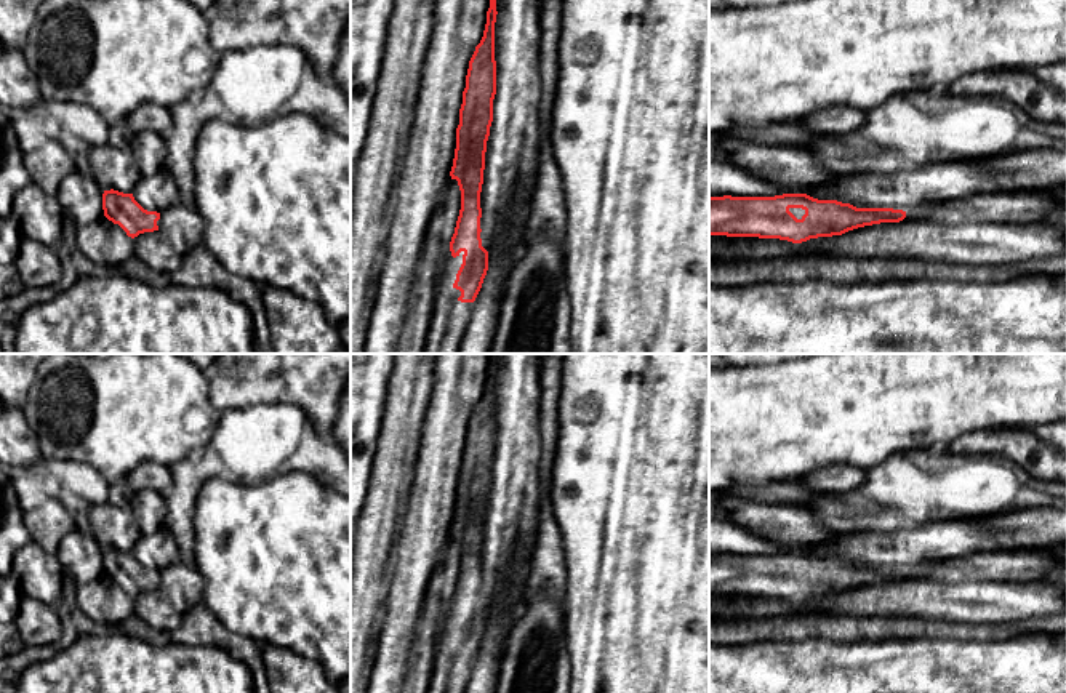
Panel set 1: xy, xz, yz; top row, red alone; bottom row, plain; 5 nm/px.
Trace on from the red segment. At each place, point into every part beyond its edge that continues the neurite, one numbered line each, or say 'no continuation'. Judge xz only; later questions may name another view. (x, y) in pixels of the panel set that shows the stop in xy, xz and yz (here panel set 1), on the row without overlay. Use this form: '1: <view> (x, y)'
1: xz (455, 674)

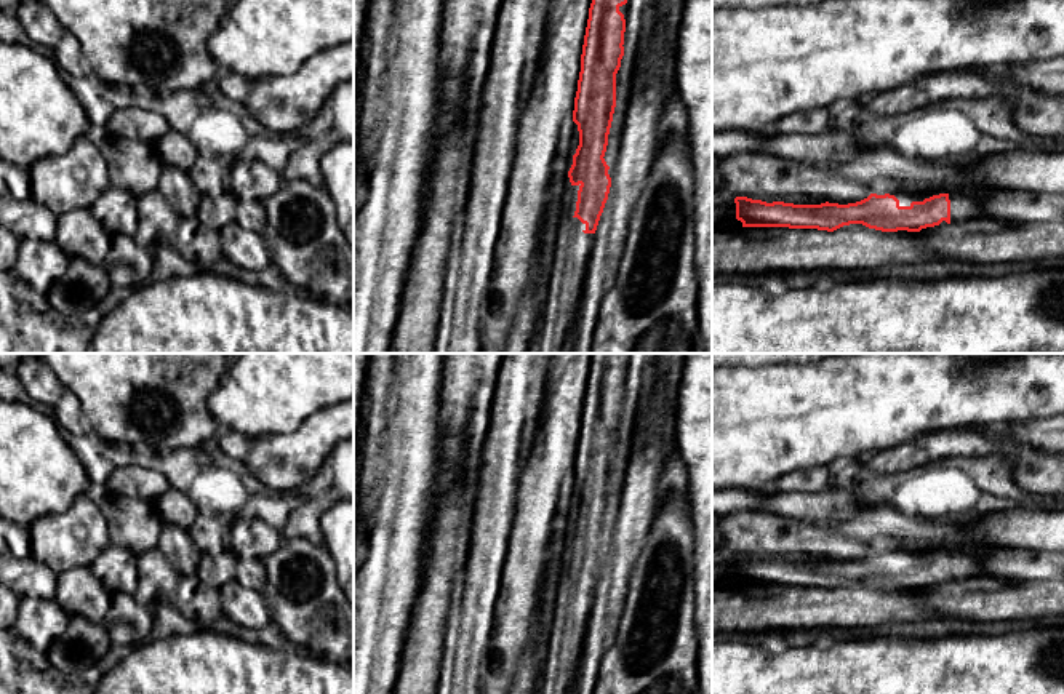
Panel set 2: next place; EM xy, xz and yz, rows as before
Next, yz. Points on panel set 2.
1: yz (964, 563)

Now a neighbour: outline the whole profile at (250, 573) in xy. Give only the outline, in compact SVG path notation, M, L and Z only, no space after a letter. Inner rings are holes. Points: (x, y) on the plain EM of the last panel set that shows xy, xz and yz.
M238 558L234 579L245 588L262 592L267 582L264 560Z

